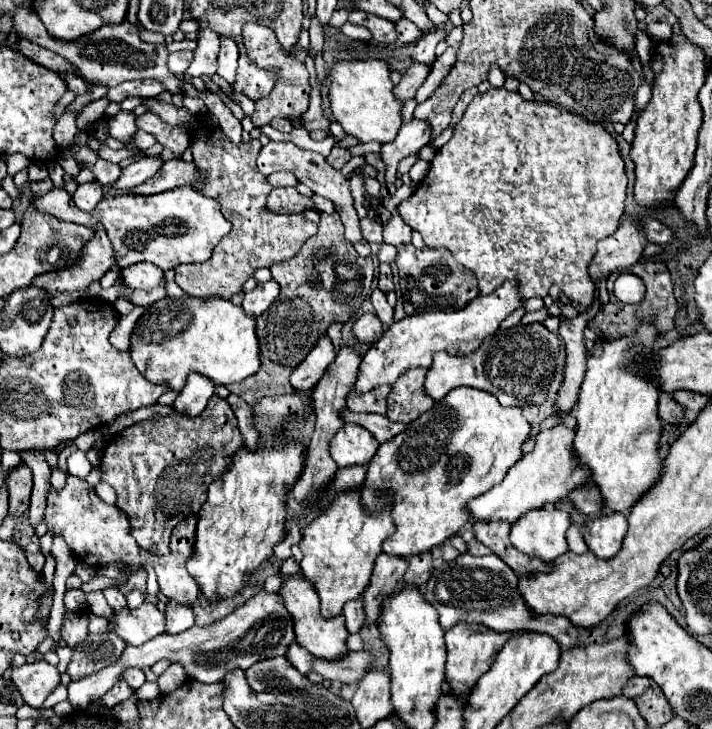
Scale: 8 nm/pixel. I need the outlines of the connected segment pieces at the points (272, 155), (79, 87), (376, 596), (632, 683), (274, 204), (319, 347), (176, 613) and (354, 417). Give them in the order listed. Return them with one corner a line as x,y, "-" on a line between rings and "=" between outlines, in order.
270,141
260,151
258,169
264,175
270,175
274,171
290,171
290,173
294,173
300,183
304,183
306,187
312,189
312,193
316,193
320,197
326,197
326,199
330,199
334,203
338,215
342,217
342,223
346,227
346,239
350,243
356,243
356,241
362,239
360,225
358,225
358,215
356,215
356,209
354,209
354,203
352,203
352,195
350,195
350,181
338,169
334,169
326,161
326,157
322,157
320,153
314,153
314,151
300,149
298,145
294,145
290,141
=
66,73
64,75
64,81
68,83
68,89
70,91
74,91
74,93
78,93
78,95
82,95
82,93
86,93
88,91
88,83
84,83
84,79
80,79
78,75
74,75
74,73
=
378,555
374,573
370,577
370,585
364,591
364,613
366,613
366,625
376,623
380,609
384,601
396,591
396,585
402,581
402,575
408,569
406,559
394,559
392,555
=
632,677
628,683
626,683
626,687
624,687
624,695
626,697
630,697
630,699
634,699
634,697
638,697
638,695
642,695
646,689
650,687
650,679
648,677
=
278,187
268,195
268,211
272,213
304,213
306,209
316,209
310,197
304,197
296,187
=
328,337
320,339
320,343
316,343
314,351
308,353
308,359
304,359
304,363
300,363
300,367
296,367
294,373
290,375
292,387
296,391
312,389
320,381
324,371
330,367
334,357
336,357
336,353
334,353
330,339
=
168,599
168,603
166,603
166,633
176,635
180,631
186,631
192,625
194,625
192,607
=
344,411
344,421
346,423
356,423
356,425
364,425
380,443
390,441
392,437
396,437
400,431
406,429
404,423
394,423
384,415
368,415
368,413
352,413
352,411

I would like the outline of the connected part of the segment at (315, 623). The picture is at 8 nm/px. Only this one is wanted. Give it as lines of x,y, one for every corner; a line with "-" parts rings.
302,573
284,575
284,583
282,583
278,595
284,599
284,607
292,615
296,643
300,643
312,655
322,657
322,659
340,659
346,653
348,631
344,627
344,617
340,615
336,619
324,619
320,615
320,609
318,609
320,607
320,597
316,595
312,583
308,583
308,579

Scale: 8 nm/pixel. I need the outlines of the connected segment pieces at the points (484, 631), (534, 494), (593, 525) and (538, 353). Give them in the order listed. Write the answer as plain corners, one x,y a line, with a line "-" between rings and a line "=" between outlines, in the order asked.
458,623
456,627
446,631
446,649
448,649
448,659
446,659
446,683
450,687
452,695
460,695
460,699
468,697
472,687
478,683
478,679
492,667
496,655
504,647
504,643
512,637
514,633
496,633
488,631
488,627
476,627
470,623
=
564,423
540,431
536,435
534,449
518,459
518,463
506,473
498,487
492,487
488,493
468,501
466,511
470,521
506,521
508,525
514,525
524,513
556,503
558,499
564,499
572,487
586,483
588,471
576,463
576,457
572,455
572,439
574,429
566,427
=
612,511
608,515
600,515
598,519
586,525
584,541
598,559
612,559
622,547
626,529
628,529
626,517
622,513
=
542,323
498,329
494,335
486,337
482,347
472,355
452,357
448,353
436,353
424,381
424,393
434,401
440,401
448,391
468,385
494,395
504,407
540,405
546,401
546,391
556,371
558,353
558,335
550,333

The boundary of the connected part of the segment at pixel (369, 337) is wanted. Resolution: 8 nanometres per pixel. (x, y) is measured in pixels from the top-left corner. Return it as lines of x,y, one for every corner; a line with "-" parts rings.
372,313
362,315
354,323
354,335
358,337
358,341
362,341
366,345
372,343
372,341
376,341
376,339
380,339
382,331
384,331
384,327
382,327
380,319
376,319
376,315
372,315

